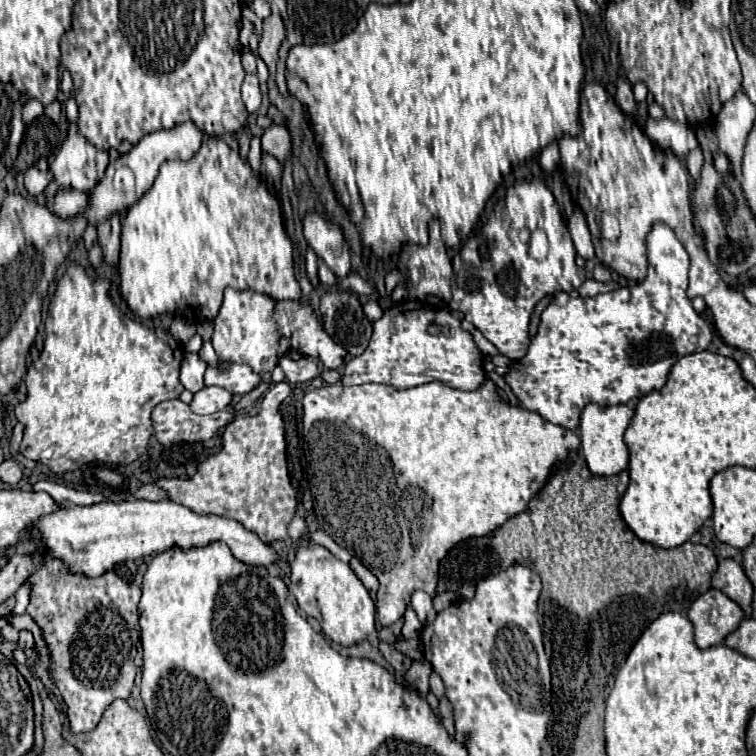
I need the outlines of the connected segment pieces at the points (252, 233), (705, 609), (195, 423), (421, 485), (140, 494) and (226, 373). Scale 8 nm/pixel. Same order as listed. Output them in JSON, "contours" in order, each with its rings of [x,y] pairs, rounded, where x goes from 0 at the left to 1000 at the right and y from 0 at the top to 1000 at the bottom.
{"contours":[[[[275,180],[267,188],[265,201],[249,212],[249,214],[220,214],[212,222],[212,230],[206,233],[201,249],[188,259],[188,265],[183,265],[183,270],[172,272],[167,280],[167,294],[161,296],[161,333],[159,333],[159,384],[164,397],[169,399],[172,410],[177,415],[183,415],[185,421],[198,421],[206,415],[243,415],[246,410],[251,410],[251,415],[259,415],[259,429],[283,423],[291,402],[294,402],[294,389],[296,381],[307,378],[312,384],[339,384],[347,389],[354,389],[365,397],[397,397],[399,386],[397,386],[397,376],[392,370],[389,362],[389,323],[384,317],[384,312],[376,304],[376,294],[373,294],[373,283],[370,283],[370,270],[365,265],[365,259],[360,259],[352,249],[352,243],[344,238],[344,230],[333,225],[333,220],[328,217],[328,212],[323,212],[315,198],[304,196],[294,183],[288,180]]],[[[944,778],[921,791],[910,804],[910,820],[918,825],[918,849],[929,860],[955,852],[976,831],[981,817],[979,802]]],[[[241,529],[212,532],[201,542],[204,577],[214,590],[246,587],[246,585],[270,585],[278,582],[291,566],[307,556],[307,542],[294,542],[278,550],[265,550],[251,542]]],[[[643,503],[643,508],[635,516],[614,519],[595,513],[585,505],[569,505],[556,508],[537,516],[524,516],[511,508],[479,508],[479,511],[452,511],[444,508],[429,508],[426,513],[415,513],[402,521],[399,526],[402,550],[399,550],[399,577],[402,585],[410,593],[410,648],[415,659],[415,677],[421,683],[423,698],[452,725],[458,725],[466,735],[471,735],[503,770],[500,780],[500,796],[497,796],[497,812],[500,823],[505,828],[519,828],[524,820],[529,820],[542,799],[542,791],[550,780],[561,780],[569,788],[577,783],[579,770],[579,746],[590,735],[590,730],[608,714],[627,712],[627,709],[643,709],[659,696],[664,696],[672,685],[688,680],[696,675],[698,664],[709,656],[709,651],[720,643],[720,638],[728,630],[730,616],[749,606],[749,601],[757,593],[765,593],[767,582],[757,569],[749,569],[743,563],[735,563],[725,556],[720,556],[714,548],[683,540],[675,534],[667,534],[656,521],[656,508],[651,503]]],[[[190,640],[190,643],[177,653],[177,659],[188,659],[188,661],[209,661],[209,664],[222,661],[220,651],[214,651],[214,646],[209,646],[206,640]]],[[[310,479],[296,489],[288,484],[275,484],[270,495],[270,505],[272,511],[294,511],[310,524],[320,524],[344,508],[344,497],[336,495],[325,481]]]]}

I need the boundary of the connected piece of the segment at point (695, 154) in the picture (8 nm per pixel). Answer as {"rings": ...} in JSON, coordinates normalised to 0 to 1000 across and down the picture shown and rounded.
{"rings":[[[926,196],[913,198],[910,206],[907,206],[907,217],[910,217],[910,225],[913,225],[915,235],[923,238],[926,225],[929,225],[929,217],[931,217],[931,204],[929,204],[929,198],[926,198]]]}

